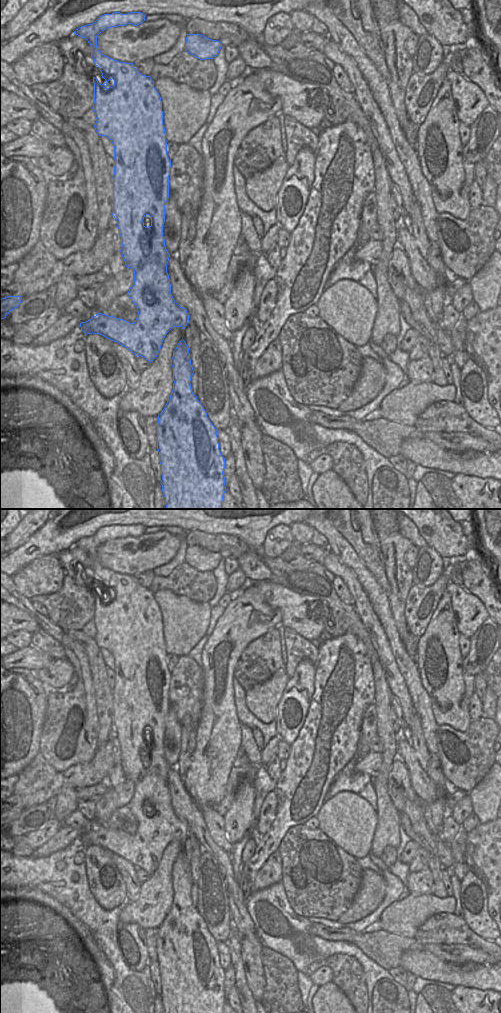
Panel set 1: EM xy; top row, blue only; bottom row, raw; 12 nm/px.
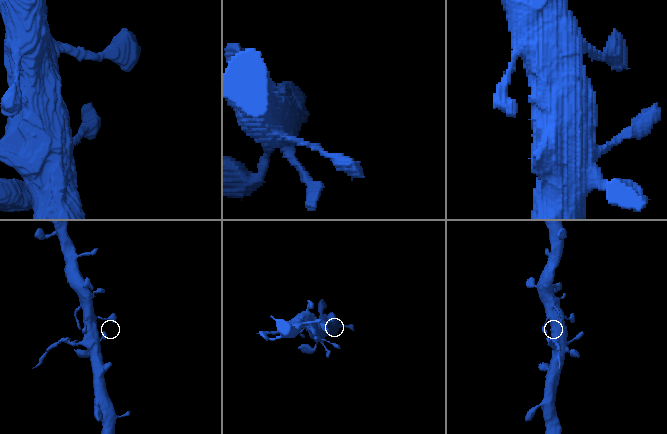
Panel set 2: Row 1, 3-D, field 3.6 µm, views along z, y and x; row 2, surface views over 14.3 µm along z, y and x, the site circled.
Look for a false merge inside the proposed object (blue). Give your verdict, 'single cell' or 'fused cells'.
fused cells

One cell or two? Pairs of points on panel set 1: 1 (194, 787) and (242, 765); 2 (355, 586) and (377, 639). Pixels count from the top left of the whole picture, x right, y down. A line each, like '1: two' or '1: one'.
1: two
2: one

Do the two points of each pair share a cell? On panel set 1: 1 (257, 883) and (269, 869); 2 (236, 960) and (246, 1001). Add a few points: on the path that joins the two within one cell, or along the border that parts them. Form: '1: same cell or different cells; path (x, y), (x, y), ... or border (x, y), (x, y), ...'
1: same cell; path (260, 880), (268, 872)
2: same cell; path (239, 970), (243, 991)

